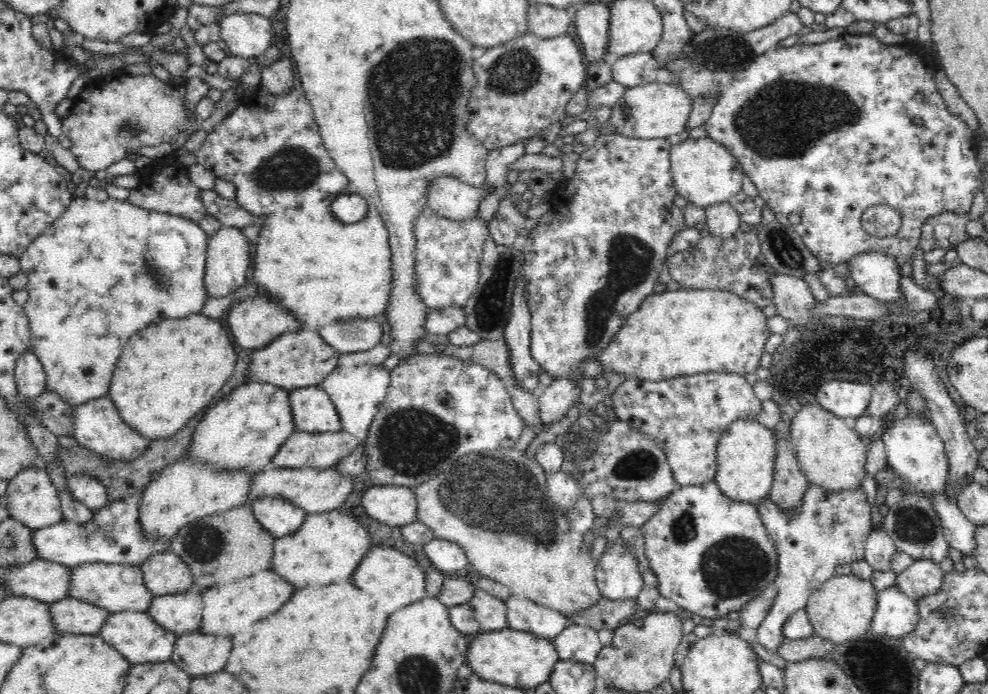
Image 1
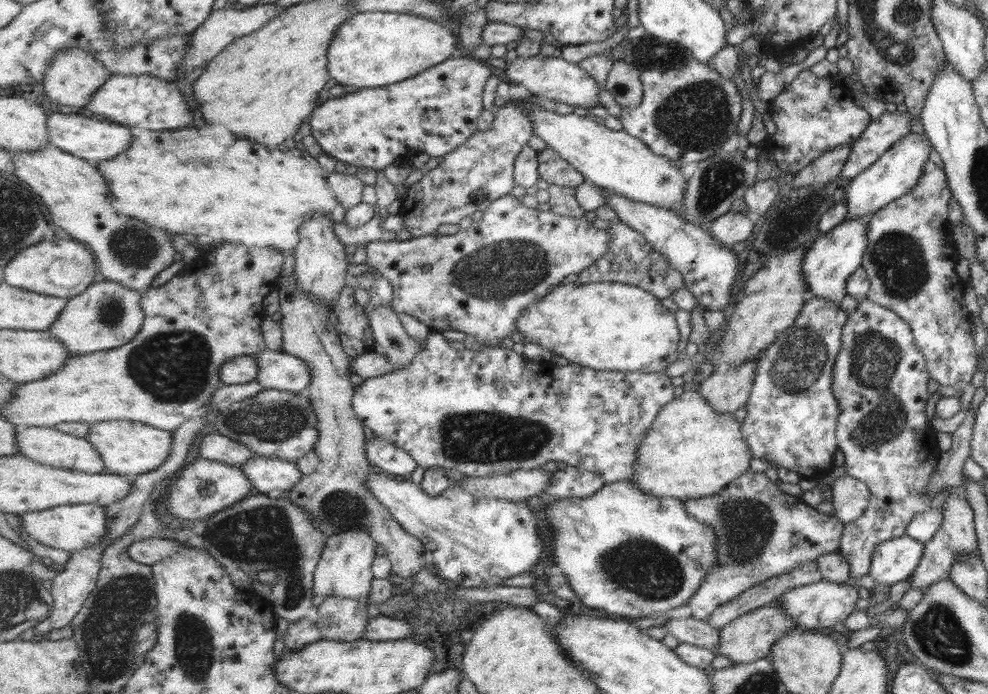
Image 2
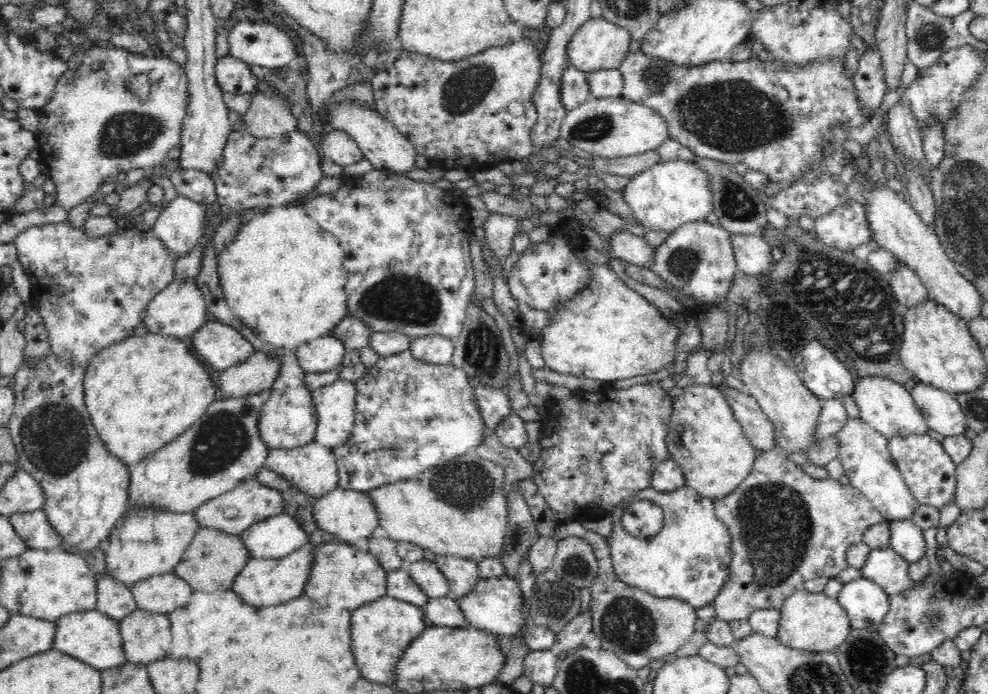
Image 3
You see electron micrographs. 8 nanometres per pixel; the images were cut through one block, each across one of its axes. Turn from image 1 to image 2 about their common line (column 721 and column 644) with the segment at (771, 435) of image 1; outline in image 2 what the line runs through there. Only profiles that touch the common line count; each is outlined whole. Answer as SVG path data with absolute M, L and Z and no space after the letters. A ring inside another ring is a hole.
M689 390L667 403L657 416L653 430L639 446L639 462L635 466L637 472L631 482L636 482L644 492L654 496L683 500L704 498L721 493L726 485L739 479L749 469L751 459L749 444L741 435L741 422L733 417L733 413L717 413L699 391Z

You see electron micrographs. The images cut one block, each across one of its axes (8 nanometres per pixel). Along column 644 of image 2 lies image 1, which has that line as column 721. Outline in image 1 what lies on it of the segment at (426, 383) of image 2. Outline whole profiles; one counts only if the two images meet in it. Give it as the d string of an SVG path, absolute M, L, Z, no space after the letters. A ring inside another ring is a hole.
M723 372L690 373L659 381L631 376L616 387L611 397L617 418L628 423L634 430L649 436L665 452L678 487L700 485L715 480L718 472L718 444L730 424L736 420L756 420L764 408L752 384L743 375Z

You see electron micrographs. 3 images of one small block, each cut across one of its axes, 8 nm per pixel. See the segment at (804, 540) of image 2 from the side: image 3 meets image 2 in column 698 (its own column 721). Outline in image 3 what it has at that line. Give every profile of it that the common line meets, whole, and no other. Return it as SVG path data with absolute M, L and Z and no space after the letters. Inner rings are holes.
M777 444L774 448L770 448L770 450L760 452L746 479L738 485L730 495L720 499L714 499L713 503L717 518L729 529L730 537L732 537L730 546L732 561L729 567L729 572L732 574L729 575L728 582L718 591L716 598L714 598L712 602L717 619L728 622L732 620L748 620L752 612L761 609L779 609L790 596L803 590L806 580L812 580L812 578L821 576L833 578L838 572L842 572L842 570L848 567L846 554L849 548L853 544L861 543L862 537L867 530L885 521L884 516L874 507L874 504L871 504L870 500L867 500L866 496L863 496L856 488L853 488L852 485L842 485L839 480L816 480L816 478L810 477L810 475L798 469L794 462L788 460L786 452Z

